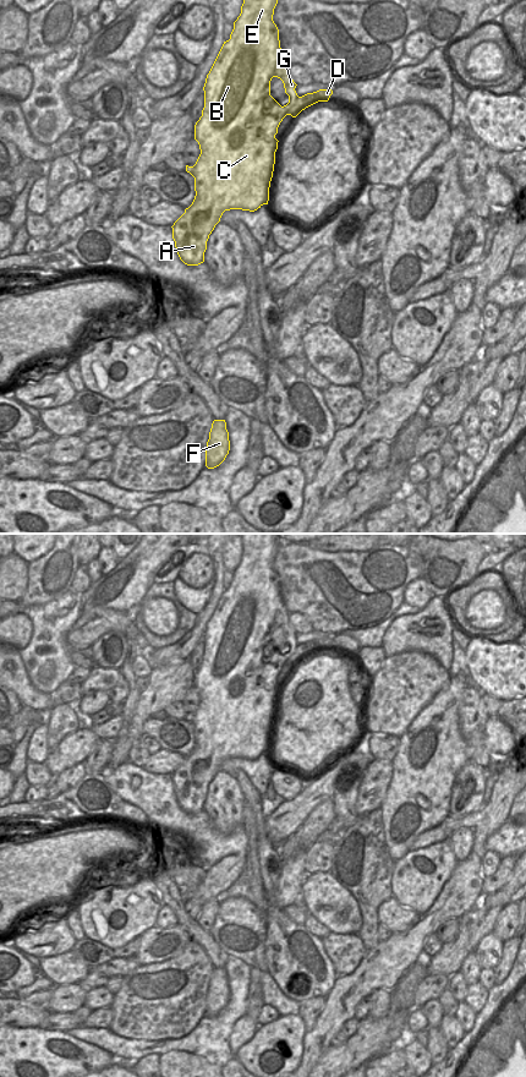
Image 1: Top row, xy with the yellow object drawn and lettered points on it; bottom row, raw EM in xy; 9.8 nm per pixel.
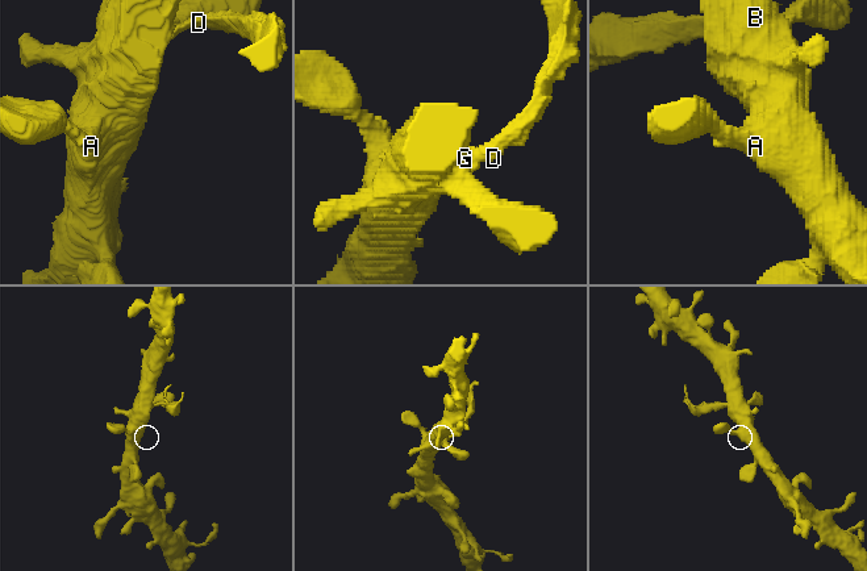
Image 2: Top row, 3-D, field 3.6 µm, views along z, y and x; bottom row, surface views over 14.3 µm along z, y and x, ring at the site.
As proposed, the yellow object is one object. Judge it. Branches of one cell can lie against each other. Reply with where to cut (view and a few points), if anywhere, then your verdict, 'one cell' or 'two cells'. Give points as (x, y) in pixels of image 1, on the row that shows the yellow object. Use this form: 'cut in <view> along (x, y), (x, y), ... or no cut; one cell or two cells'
cut in xy along (308, 93), (319, 100); two cells

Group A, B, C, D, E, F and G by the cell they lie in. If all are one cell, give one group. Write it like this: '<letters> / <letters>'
A B C E F G / D

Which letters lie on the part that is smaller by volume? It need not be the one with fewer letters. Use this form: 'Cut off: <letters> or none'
Cut off: D

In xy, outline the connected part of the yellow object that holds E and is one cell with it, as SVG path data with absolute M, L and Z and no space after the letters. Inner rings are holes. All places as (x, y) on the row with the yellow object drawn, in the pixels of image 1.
M243 0L241 13L234 22L230 39L224 42L209 73L204 91L204 108L202 116L194 125L194 140L199 144L201 154L193 166L186 165L186 171L194 177L196 196L192 204L174 223L172 239L180 259L187 266L198 266L204 262L207 241L225 211L242 209L254 212L268 204L269 187L273 177L275 152L278 149L278 127L286 115L296 117L306 108L318 103L317 97L309 93L298 97L296 83L289 75L289 64L283 54L279 40L279 29L273 21L278 0ZM278 77L283 81L289 103L281 106L270 95L270 81Z

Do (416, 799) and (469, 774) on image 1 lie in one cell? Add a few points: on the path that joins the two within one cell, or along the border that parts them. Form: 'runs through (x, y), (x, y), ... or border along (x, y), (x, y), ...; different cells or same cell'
border along (467, 760), (459, 770), (451, 786), (449, 809); different cells

